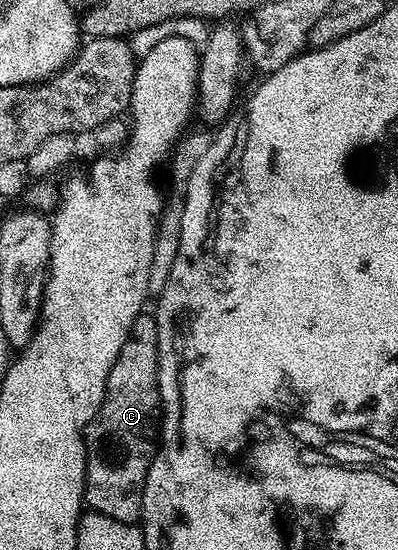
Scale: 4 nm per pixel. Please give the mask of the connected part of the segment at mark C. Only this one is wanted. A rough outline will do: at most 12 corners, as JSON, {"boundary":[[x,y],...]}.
{"boundary":[[130,328],[84,431],[87,509],[140,522],[162,425],[158,328]]}

